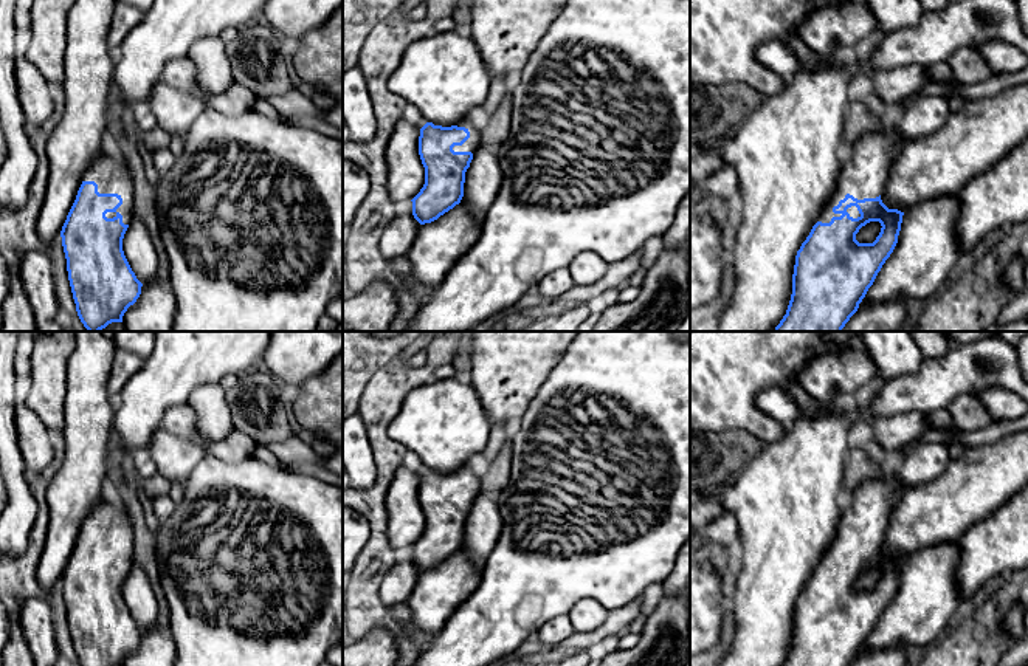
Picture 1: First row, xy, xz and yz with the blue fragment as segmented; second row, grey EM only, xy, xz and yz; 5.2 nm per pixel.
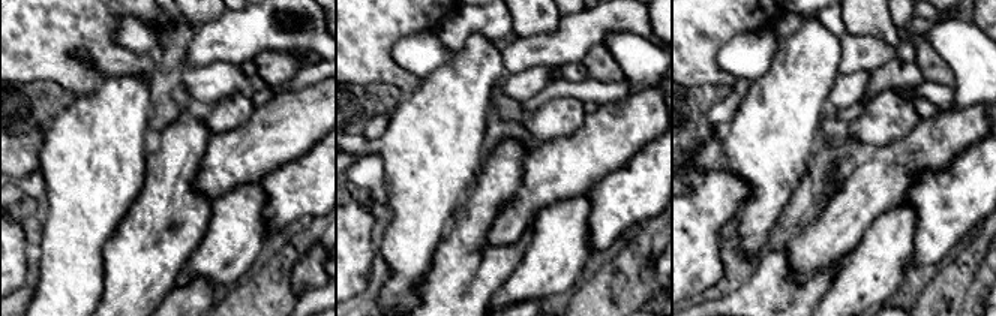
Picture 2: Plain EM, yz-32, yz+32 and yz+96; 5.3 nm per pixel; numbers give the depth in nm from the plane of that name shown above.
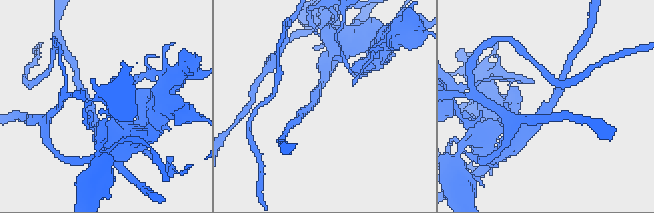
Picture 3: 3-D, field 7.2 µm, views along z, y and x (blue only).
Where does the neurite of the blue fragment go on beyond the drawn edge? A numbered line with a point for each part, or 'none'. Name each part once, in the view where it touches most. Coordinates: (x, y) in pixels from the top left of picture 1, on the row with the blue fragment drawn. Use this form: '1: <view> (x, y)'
1: xy (112, 177)

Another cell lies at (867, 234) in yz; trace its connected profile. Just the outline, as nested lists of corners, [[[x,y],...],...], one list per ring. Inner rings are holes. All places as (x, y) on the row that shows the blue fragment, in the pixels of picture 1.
[[[870,221],[859,229],[859,232],[856,234],[856,240],[859,243],[873,243],[876,237],[879,235],[881,228],[882,226],[879,221]]]

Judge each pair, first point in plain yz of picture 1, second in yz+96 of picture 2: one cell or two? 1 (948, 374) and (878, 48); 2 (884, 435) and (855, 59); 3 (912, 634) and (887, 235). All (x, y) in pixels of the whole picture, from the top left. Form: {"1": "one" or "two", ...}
{"1": "one", "2": "two", "3": "one"}

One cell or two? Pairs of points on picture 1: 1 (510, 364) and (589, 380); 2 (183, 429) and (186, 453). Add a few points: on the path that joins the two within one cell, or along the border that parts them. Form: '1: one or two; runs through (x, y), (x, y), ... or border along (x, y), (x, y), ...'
1: two; border along (569, 347), (529, 403)
2: two; border along (163, 428), (194, 442), (205, 453)

